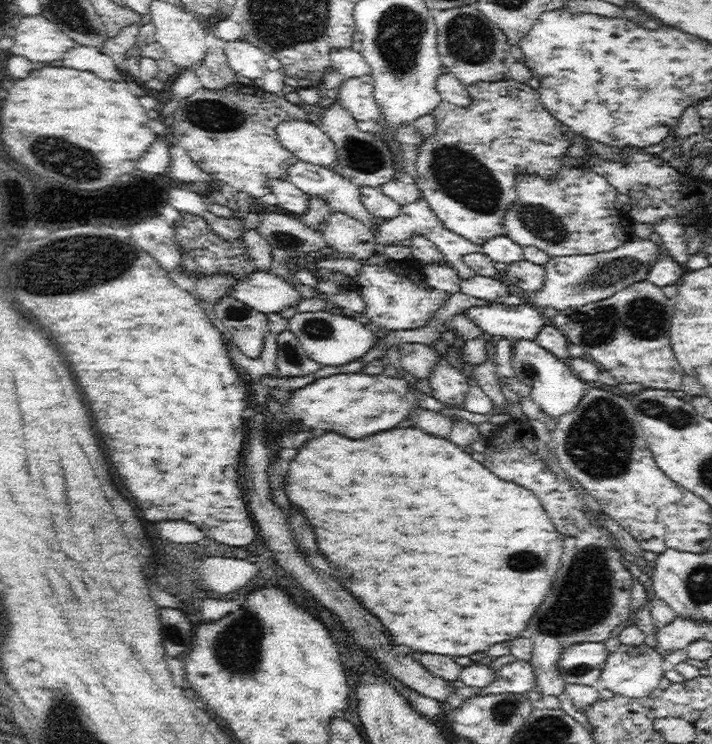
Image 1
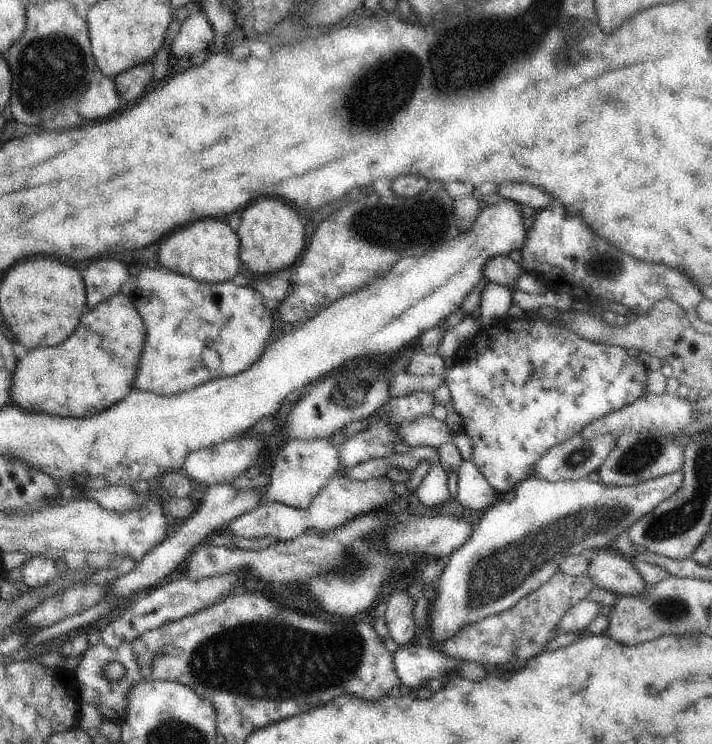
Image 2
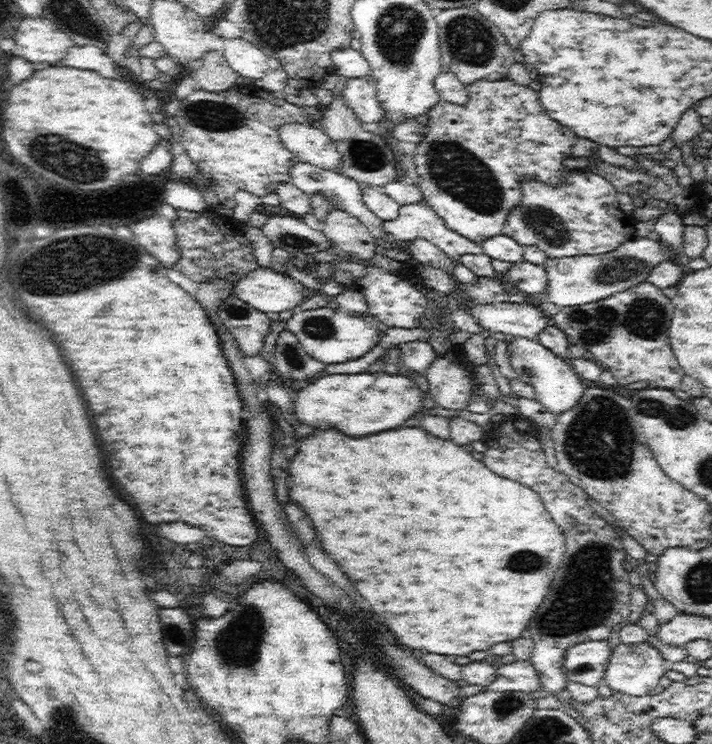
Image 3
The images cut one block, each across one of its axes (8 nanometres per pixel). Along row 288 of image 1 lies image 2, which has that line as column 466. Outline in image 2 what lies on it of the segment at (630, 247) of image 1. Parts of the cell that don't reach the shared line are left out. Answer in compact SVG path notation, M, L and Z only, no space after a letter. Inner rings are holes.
M678 469L675 473L665 474L658 478L634 485L631 487L614 487L612 485L603 485L602 483L591 482L586 479L580 479L577 481L560 481L553 483L544 479L536 477L530 477L523 483L516 486L515 499L512 502L500 501L493 507L490 507L479 520L478 524L473 528L470 538L460 547L456 549L454 554L449 556L449 562L444 568L442 574L439 576L437 599L433 604L433 611L427 614L427 619L433 628L433 641L443 641L452 635L455 635L460 628L465 627L466 623L475 623L484 620L487 616L495 615L503 610L512 608L513 604L516 604L521 598L524 598L527 594L534 592L537 588L540 588L545 582L548 582L554 573L557 573L560 569L560 562L568 556L578 556L584 551L592 552L595 550L611 550L612 541L615 541L620 535L626 534L629 528L636 524L645 514L648 514L654 507L657 507L664 499L670 498L682 484L683 470Z

